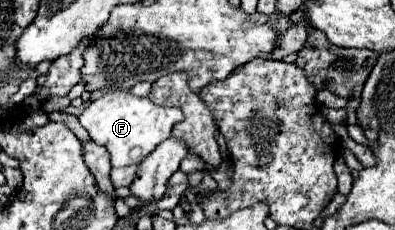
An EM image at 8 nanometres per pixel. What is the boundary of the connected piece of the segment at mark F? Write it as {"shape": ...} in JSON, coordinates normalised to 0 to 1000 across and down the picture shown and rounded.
{"shape":[[[278,383],[223,443],[197,522],[228,600],[273,652],[284,722],[329,722],[354,713],[405,617],[430,600],[435,548],[461,522],[461,478],[446,461],[400,461],[375,426],[339,417],[329,391]]]}

